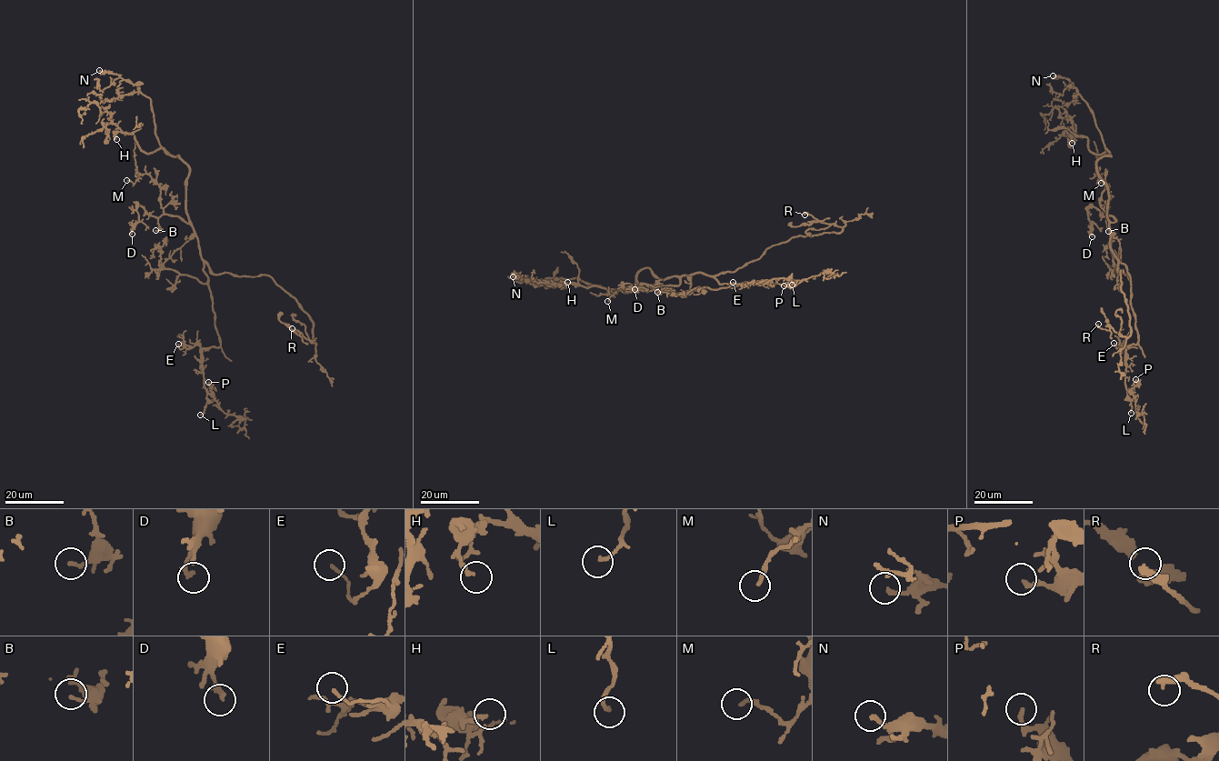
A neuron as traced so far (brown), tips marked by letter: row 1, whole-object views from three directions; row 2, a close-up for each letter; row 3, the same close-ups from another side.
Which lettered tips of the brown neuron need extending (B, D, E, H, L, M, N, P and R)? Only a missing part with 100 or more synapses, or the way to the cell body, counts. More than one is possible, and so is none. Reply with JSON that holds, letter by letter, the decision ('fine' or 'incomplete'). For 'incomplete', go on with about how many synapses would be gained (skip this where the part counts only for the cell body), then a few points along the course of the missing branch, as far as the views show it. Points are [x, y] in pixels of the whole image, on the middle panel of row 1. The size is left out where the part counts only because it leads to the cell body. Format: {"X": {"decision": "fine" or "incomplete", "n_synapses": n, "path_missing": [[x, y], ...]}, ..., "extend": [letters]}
{"B": {"decision": "fine"}, "D": {"decision": "fine"}, "E": {"decision": "fine"}, "H": {"decision": "fine"}, "L": {"decision": "fine"}, "M": {"decision": "fine"}, "N": {"decision": "fine"}, "P": {"decision": "fine"}, "R": {"decision": "fine"}, "extend": []}

